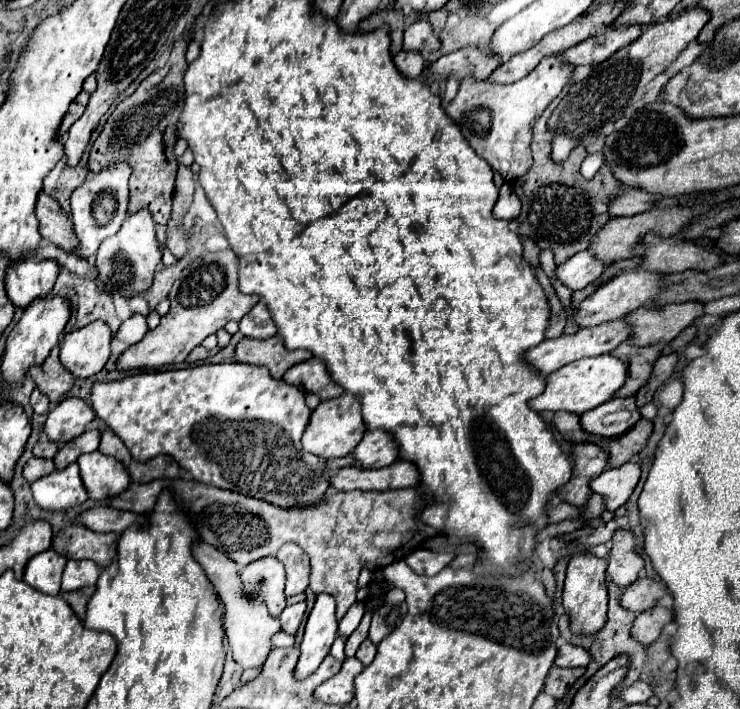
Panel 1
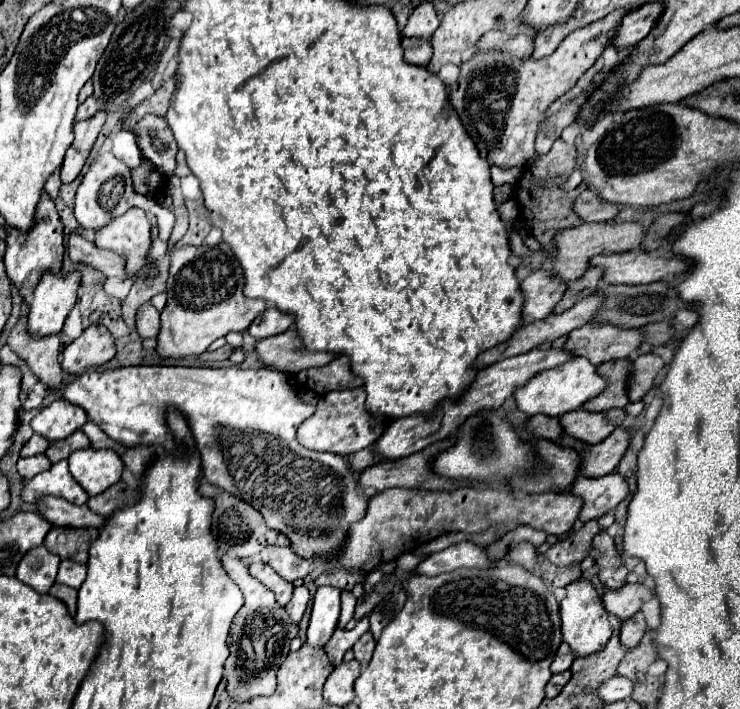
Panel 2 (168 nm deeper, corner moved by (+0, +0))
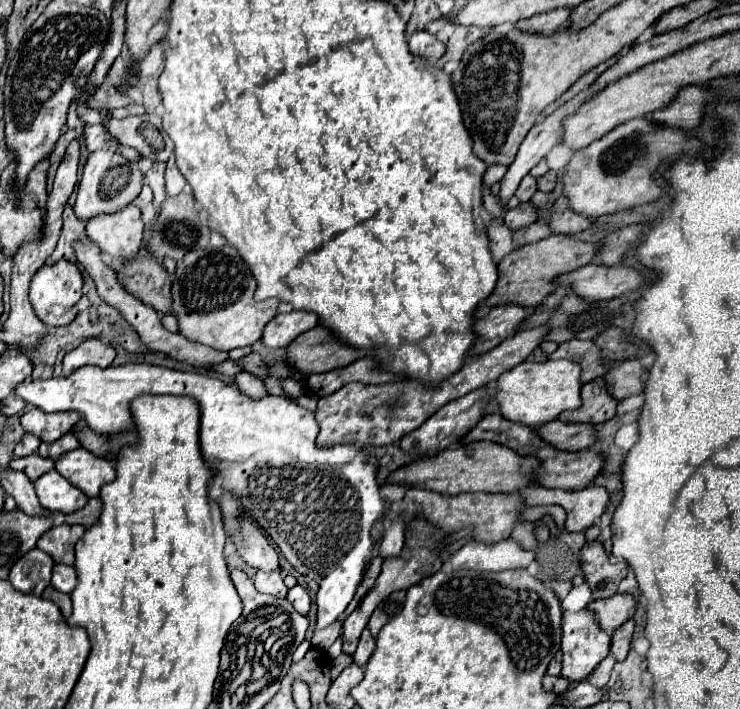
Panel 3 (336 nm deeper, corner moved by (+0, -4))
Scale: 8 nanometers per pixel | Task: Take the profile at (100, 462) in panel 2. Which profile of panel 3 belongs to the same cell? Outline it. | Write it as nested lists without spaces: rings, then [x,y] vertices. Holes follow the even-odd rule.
[[[86,448],[66,452],[56,460],[56,470],[88,498],[98,496],[100,488],[116,478],[114,466],[100,456],[94,456]]]

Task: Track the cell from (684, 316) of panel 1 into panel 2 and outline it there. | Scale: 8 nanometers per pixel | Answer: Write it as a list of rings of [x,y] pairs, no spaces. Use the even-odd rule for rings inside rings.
[[[584,324],[568,334],[564,352],[584,356],[594,366],[600,366],[602,362],[628,358],[636,352],[640,342],[642,334],[638,330],[622,330],[610,324]]]

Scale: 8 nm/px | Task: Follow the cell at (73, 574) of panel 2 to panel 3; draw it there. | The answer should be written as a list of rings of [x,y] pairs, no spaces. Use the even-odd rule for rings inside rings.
[[[56,564],[52,572],[52,586],[60,592],[72,592],[76,588],[76,568],[66,564]]]

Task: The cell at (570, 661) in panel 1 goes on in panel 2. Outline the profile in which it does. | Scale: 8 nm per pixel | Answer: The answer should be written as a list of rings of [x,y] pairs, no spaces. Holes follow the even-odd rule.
[[[562,642],[560,648],[558,648],[558,652],[556,652],[556,658],[552,662],[552,672],[554,674],[556,672],[564,672],[564,670],[568,670],[572,666],[572,662],[574,662],[574,656],[570,652],[570,646],[566,642]]]

